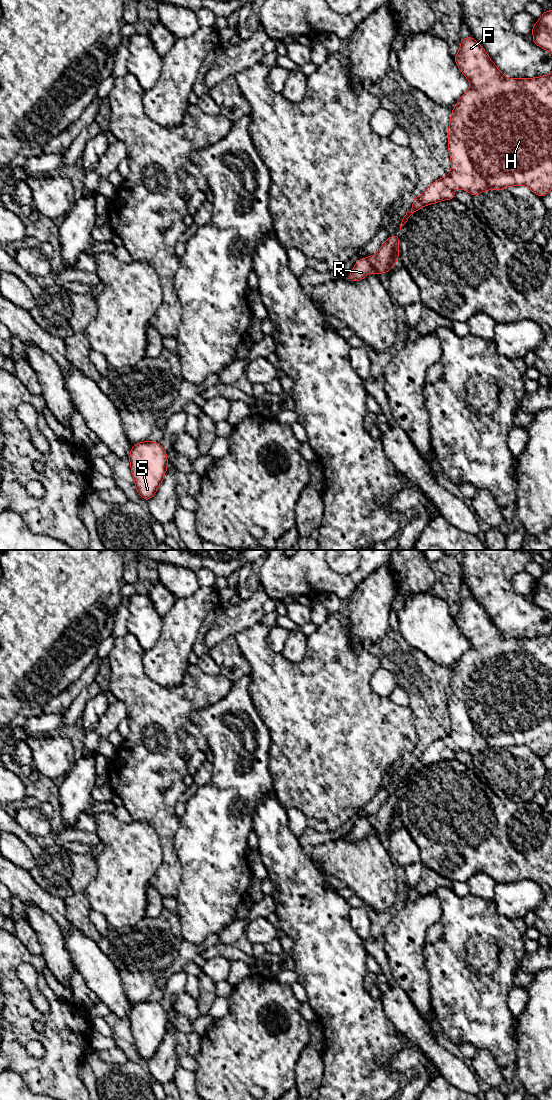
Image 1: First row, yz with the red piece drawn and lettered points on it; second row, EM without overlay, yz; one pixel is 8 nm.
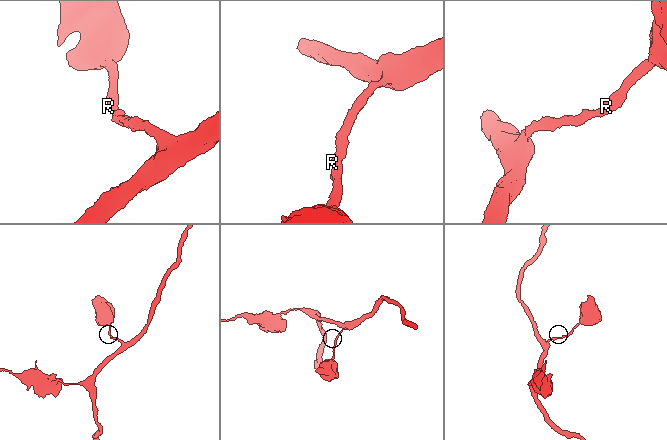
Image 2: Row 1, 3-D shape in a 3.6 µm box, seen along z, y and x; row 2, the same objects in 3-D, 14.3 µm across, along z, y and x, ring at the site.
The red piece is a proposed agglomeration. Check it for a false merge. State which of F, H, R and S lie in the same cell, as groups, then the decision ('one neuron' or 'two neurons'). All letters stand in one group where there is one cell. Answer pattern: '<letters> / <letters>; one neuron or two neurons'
F H R S; one neuron

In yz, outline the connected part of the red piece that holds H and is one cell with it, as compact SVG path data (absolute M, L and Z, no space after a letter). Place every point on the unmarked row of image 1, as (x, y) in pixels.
M471 595L461 598L459 607L460 610L454 615L454 619L471 647L457 661L450 676L448 687L450 735L434 741L422 755L412 758L412 769L403 777L400 790L408 778L420 768L454 759L455 746L469 752L473 757L487 750L504 750L510 746L524 745L543 758L552 749L552 633L535 638L507 638Z

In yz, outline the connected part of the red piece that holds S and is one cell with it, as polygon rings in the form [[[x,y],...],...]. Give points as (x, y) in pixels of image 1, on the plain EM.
[[[143,1001],[131,1007],[129,1022],[138,1054],[149,1061],[159,1049],[168,1027],[167,1012],[159,1002]]]

